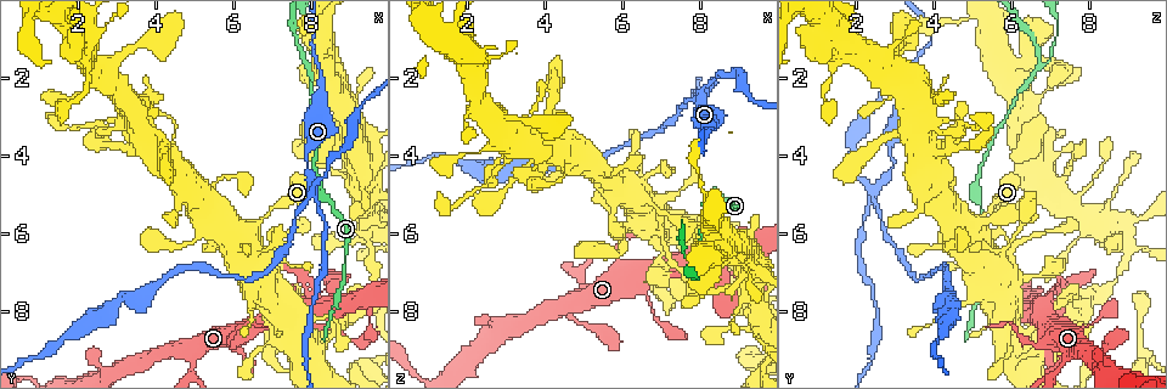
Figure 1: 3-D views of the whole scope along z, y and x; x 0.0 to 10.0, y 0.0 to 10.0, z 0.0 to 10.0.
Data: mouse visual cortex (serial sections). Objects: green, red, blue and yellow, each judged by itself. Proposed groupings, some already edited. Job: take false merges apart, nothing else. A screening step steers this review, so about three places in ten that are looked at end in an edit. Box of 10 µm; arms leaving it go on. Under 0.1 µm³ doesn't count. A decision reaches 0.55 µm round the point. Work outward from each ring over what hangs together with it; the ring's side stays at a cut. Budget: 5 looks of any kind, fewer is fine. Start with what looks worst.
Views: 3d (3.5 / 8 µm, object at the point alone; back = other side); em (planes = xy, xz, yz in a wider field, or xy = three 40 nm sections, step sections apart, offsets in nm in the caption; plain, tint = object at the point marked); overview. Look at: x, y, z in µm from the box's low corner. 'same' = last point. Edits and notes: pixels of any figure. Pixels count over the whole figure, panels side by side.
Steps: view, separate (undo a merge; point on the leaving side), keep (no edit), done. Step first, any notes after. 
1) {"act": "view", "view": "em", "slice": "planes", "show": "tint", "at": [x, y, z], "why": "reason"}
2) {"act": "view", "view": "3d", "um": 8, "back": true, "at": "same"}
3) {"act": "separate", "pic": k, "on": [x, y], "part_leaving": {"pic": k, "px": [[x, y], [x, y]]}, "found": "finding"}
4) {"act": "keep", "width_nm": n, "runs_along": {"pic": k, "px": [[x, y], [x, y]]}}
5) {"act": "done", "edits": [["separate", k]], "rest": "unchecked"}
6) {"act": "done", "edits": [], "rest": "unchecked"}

{"act": "view", "view": "3d", "um": 8, "at": [8.05, 4.80, 2.60], "why": "sharp bend"}

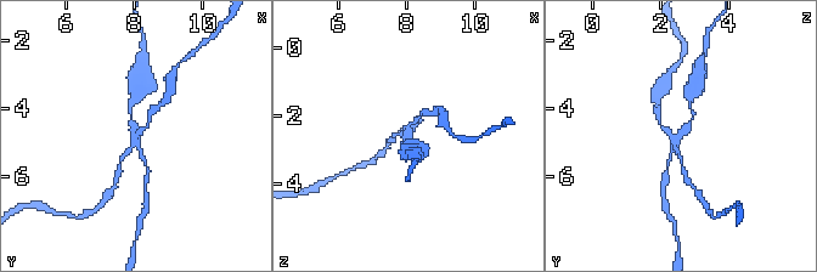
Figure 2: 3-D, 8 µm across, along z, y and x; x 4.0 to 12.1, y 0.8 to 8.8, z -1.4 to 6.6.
{"act": "view", "view": "3d", "um": 3.5, "at": "same", "why": "closer look"}

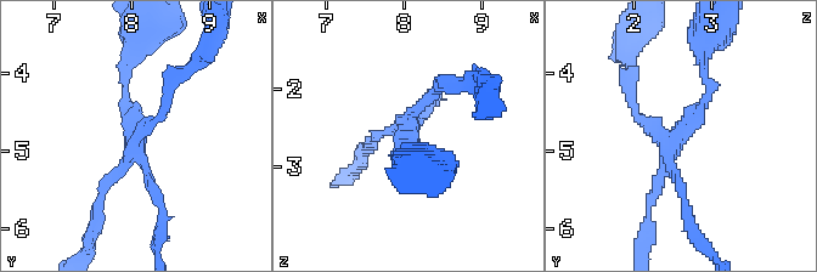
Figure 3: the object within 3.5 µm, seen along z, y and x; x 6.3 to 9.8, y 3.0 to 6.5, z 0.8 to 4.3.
{"act": "view", "view": "em", "slice": "xy", "step": 1, "show": "tint", "at": [8.00, 4.85, 2.55], "arms": 4, "arm_widths_nm": [150, 150, 150, 150], "why": "shape alone is not enough"}

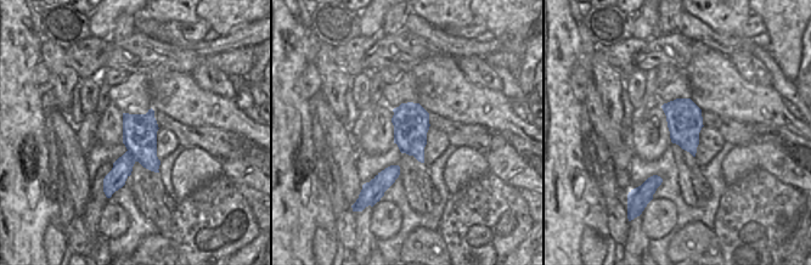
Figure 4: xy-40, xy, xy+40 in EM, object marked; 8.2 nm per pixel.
{"act": "separate", "pic": 3, "on": [159, 118], "part_leaving": {"pic": 3, "px": [[131, 156], [101, 190], [83, 253]]}, "found": "two cells meet here"}

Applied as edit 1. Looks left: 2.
{"act": "view", "view": "3d", "um": 8, "at": [8.00, 1.80, 6.70], "why": "two arms in line, one across"}

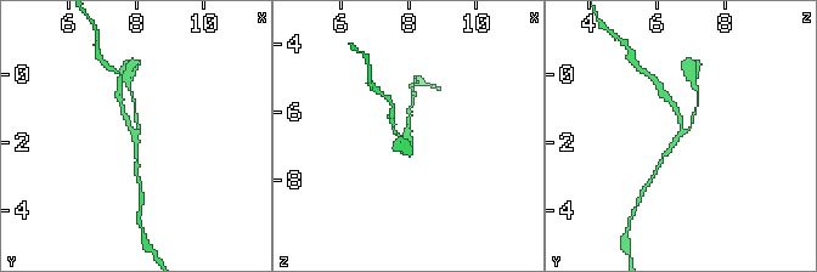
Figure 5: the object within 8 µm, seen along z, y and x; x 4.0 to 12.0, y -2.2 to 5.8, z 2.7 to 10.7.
{"act": "view", "view": "em", "slice": "xy", "step": 5, "show": "tint", "at": "same", "arms": 3, "arm_widths_nm": [100, 100, 150], "why": "need the tissue"}

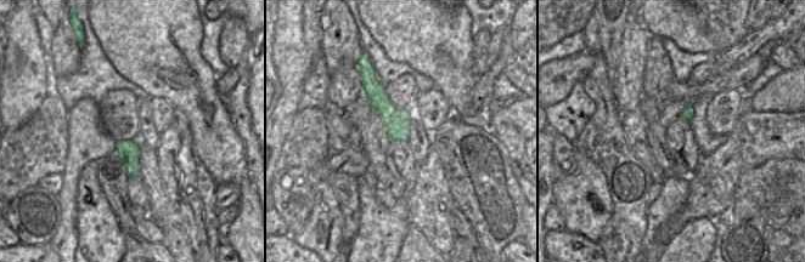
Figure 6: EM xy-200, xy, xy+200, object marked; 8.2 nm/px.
{"act": "keep", "found": "one cell here"}

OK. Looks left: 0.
{"act": "done", "edits": [["separate", 3]], "rest": "unchecked"}

